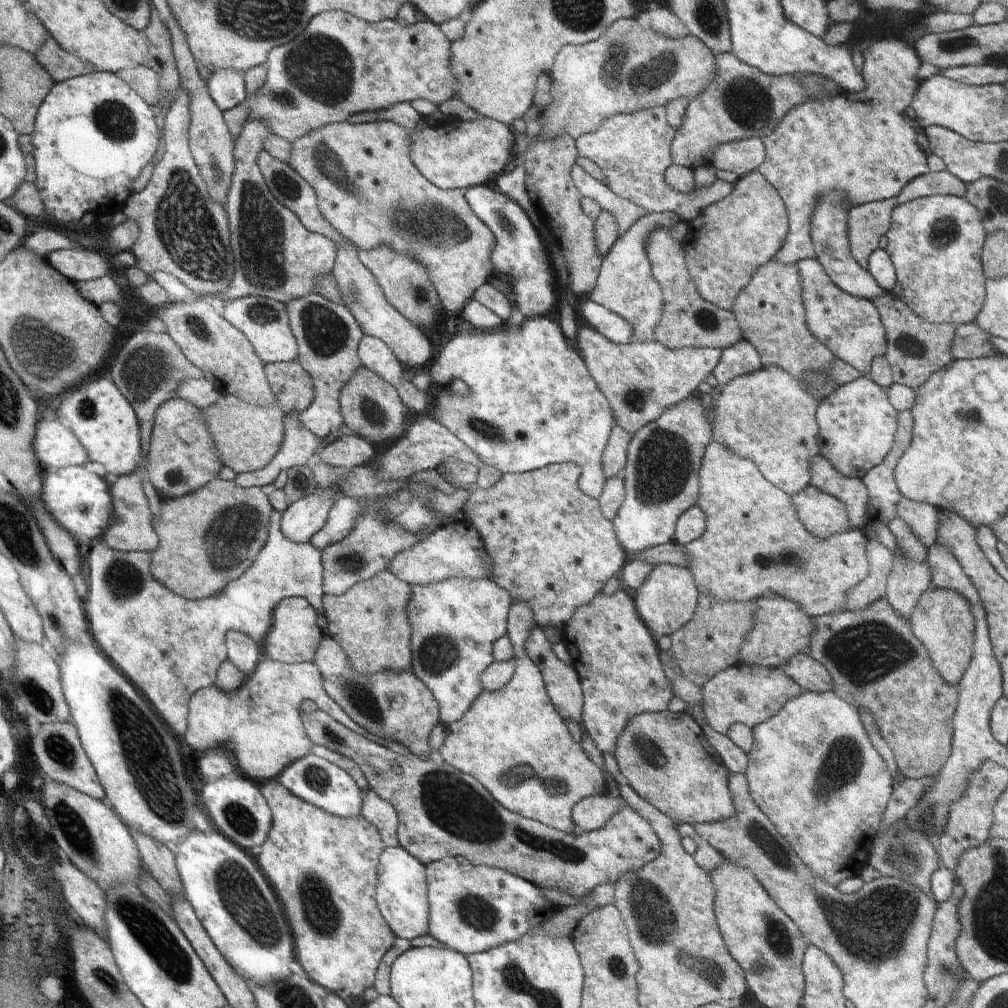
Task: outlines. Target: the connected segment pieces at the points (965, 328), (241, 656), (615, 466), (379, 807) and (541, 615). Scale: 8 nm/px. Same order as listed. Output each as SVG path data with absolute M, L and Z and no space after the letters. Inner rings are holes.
M976 321L958 324L955 328L954 340L950 348L953 360L992 358L1001 354L992 347L990 343L992 336L980 330Z
M229 632L226 634L225 642L227 650L225 658L228 662L232 662L232 666L240 674L244 674L245 679L249 679L256 672L257 661L260 657L258 646L240 632Z
M618 424L612 428L602 454L602 468L607 480L621 475L626 463L626 450L632 438L633 435L626 433Z
M374 790L363 792L361 816L374 824L385 847L398 847L397 830L400 827L398 816L392 806L378 797Z
M553 463L549 466L544 466L544 468L524 472L523 474L502 473L498 482L486 489L479 488L476 483L464 484L464 482L452 482L450 478L446 480L446 482L450 483L456 489L466 492L466 504L463 505L462 514L464 514L467 522L471 526L474 526L474 529L482 538L486 553L492 562L493 575L491 576L491 580L497 586L504 588L514 602L526 602L526 606L530 606L530 610L534 614L534 622L541 629L554 625L556 630L562 631L565 626L570 624L572 616L574 616L574 613L580 606L590 604L598 594L603 592L604 586L622 570L624 562L628 559L616 538L612 522L607 520L606 516L600 511L598 500L595 500L592 496L588 496L588 494L584 494L580 490L578 480L580 480L582 472L583 470L578 464Z

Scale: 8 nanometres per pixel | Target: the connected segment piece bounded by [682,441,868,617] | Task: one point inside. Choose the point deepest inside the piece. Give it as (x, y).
(754, 545)

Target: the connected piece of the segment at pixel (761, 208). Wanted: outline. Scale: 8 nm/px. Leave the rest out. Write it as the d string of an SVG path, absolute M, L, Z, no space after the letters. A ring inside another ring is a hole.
M757 171L739 177L732 186L732 192L726 198L714 202L707 208L702 208L700 214L692 221L688 221L687 225L696 232L692 234L692 240L686 239L682 246L685 252L686 268L692 282L702 298L726 311L732 310L734 298L748 286L754 272L775 258L788 234L786 208L776 188L767 183Z

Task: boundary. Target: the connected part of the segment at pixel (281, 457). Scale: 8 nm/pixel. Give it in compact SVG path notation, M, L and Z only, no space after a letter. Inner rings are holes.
M285 413L284 440L282 440L282 446L278 448L278 452L272 456L267 466L250 473L238 473L234 482L242 489L273 485L282 470L305 466L317 447L334 442L343 434L353 435L352 430L345 424L340 426L336 435L332 434L329 438L318 440L306 426L302 426L298 422L296 415Z

